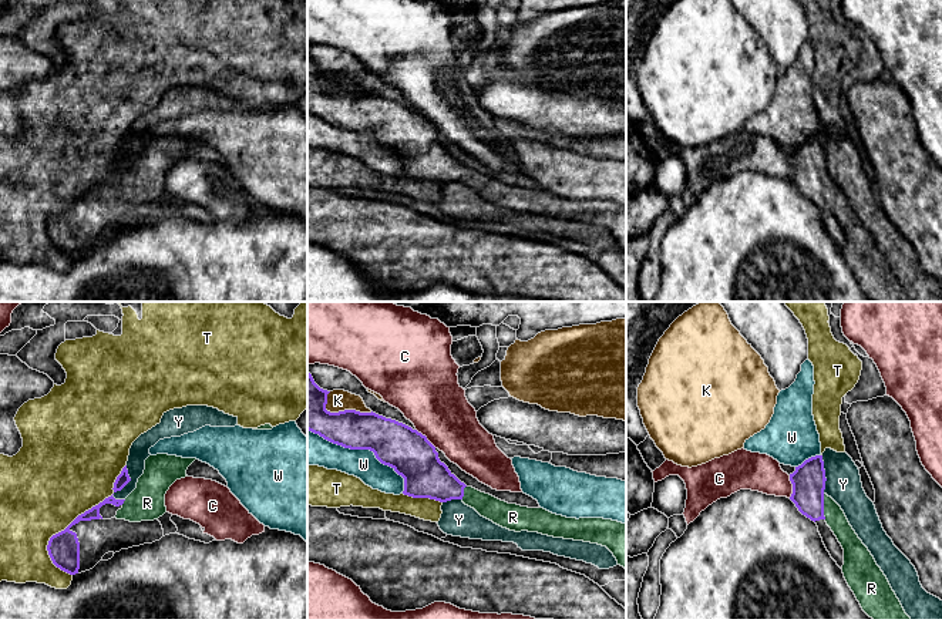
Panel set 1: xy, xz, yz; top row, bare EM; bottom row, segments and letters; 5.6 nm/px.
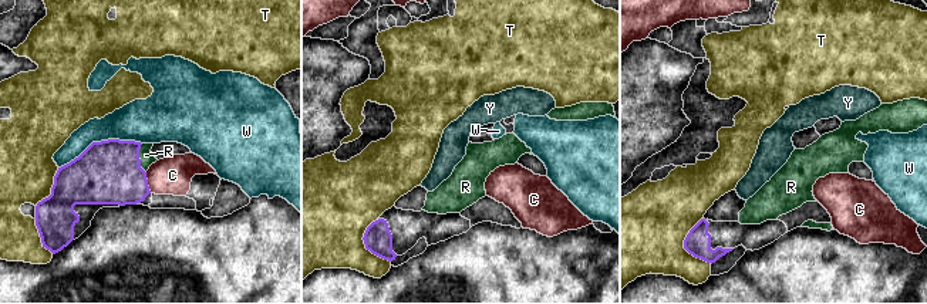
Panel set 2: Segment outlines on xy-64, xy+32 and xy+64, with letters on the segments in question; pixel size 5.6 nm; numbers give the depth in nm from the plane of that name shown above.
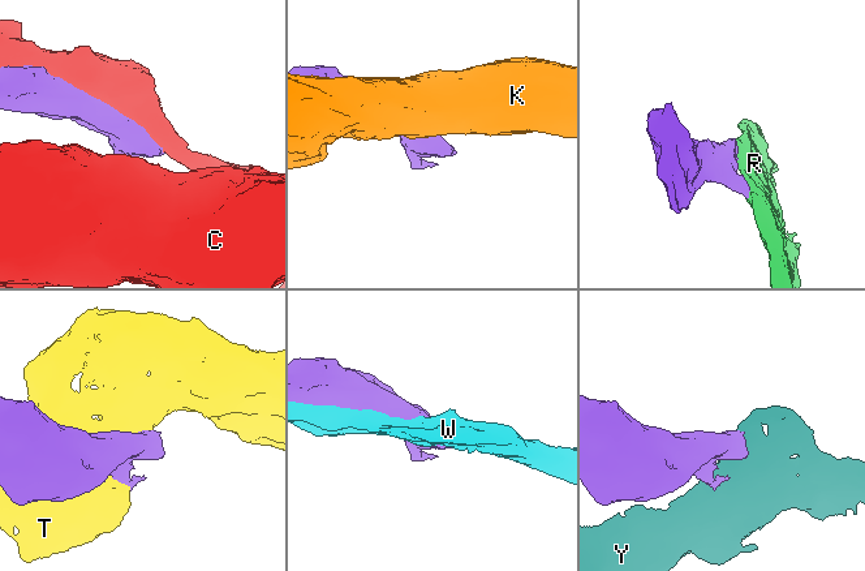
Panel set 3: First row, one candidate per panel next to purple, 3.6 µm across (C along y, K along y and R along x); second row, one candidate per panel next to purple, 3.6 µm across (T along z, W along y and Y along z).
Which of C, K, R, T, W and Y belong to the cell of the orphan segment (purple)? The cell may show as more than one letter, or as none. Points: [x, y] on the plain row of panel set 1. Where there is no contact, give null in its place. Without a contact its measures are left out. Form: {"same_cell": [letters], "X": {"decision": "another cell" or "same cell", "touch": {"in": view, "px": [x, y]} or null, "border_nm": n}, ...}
{"same_cell": ["R"], "C": {"decision": "another cell", "touch": {"in": "yz", "px": [793, 168]}, "border_nm": 130}, "K": {"decision": "another cell", "touch": {"in": "xz", "px": [342, 93]}, "border_nm": 280}, "R": {"decision": "same cell", "touch": {"in": "yz", "px": [823, 188]}, "border_nm": 140}, "T": {"decision": "another cell", "touch": {"in": "xy", "px": [78, 197]}, "border_nm": 700}, "W": {"decision": "another cell", "touch": {"in": "xz", "px": [363, 130]}, "border_nm": 650}, "Y": {"decision": "another cell", "touch": {"in": "xy", "px": [125, 165]}, "border_nm": 220}}

